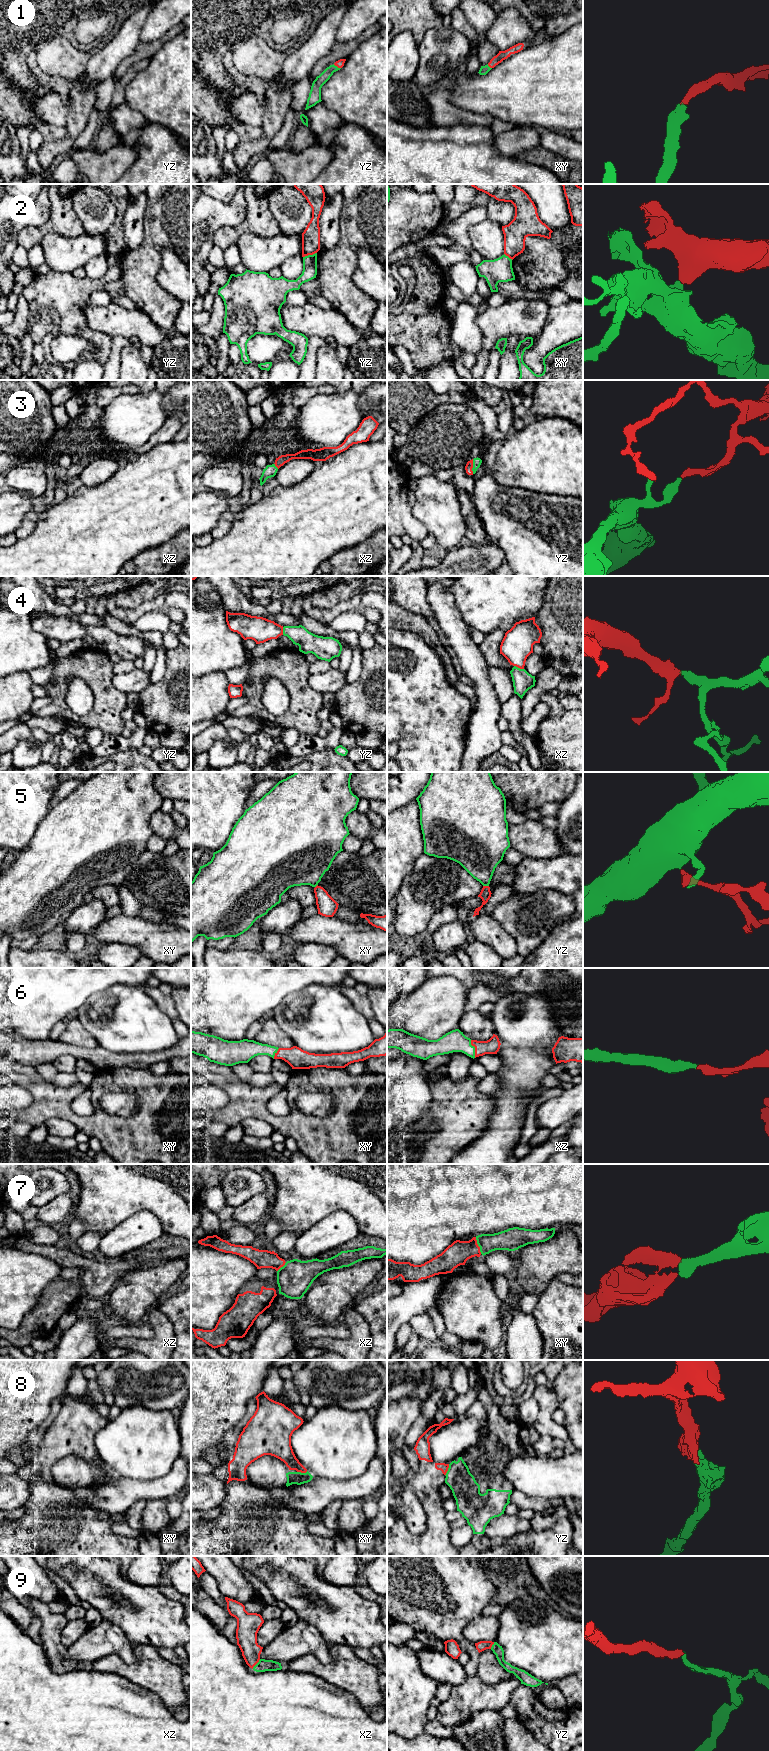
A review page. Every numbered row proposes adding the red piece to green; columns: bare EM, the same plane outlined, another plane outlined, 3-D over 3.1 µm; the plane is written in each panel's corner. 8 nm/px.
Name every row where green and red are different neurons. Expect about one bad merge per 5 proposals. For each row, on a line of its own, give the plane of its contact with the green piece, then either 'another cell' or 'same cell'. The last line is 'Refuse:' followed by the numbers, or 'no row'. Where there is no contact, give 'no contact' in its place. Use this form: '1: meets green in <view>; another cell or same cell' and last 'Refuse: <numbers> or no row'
1: meets green in yz; same cell
2: meets green in yz; another cell
3: meets green in yz; same cell
4: meets green in xz; same cell
5: meets green in yz; same cell
6: meets green in xz; same cell
7: meets green in xy; same cell
8: meets green in yz; another cell
9: meets green in xz; same cell
Refuse: 2, 8

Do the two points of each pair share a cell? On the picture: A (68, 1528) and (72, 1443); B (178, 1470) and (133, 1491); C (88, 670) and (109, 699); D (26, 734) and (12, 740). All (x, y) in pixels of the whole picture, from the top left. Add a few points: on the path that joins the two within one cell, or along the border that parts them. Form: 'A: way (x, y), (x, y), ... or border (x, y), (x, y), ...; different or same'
A: way (49, 1505), (44, 1494), (44, 1464), (49, 1459); same
B: way (168, 1481), (161, 1488), (144, 1490); same
C: way (95, 677), (101, 683), (104, 692); same
D: way (23, 734), (18, 734), (15, 737); same

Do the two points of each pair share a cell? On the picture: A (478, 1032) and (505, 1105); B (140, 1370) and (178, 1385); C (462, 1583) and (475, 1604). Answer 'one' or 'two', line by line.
A: two
B: one
C: one

